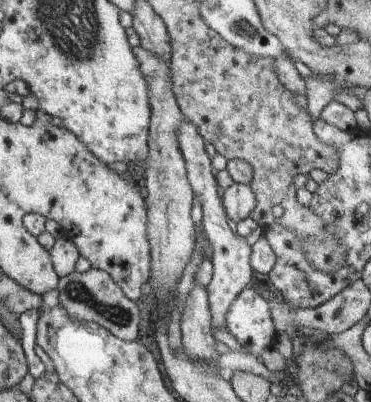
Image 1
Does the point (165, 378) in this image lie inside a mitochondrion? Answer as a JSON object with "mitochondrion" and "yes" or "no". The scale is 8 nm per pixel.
{"mitochondrion":"no"}

